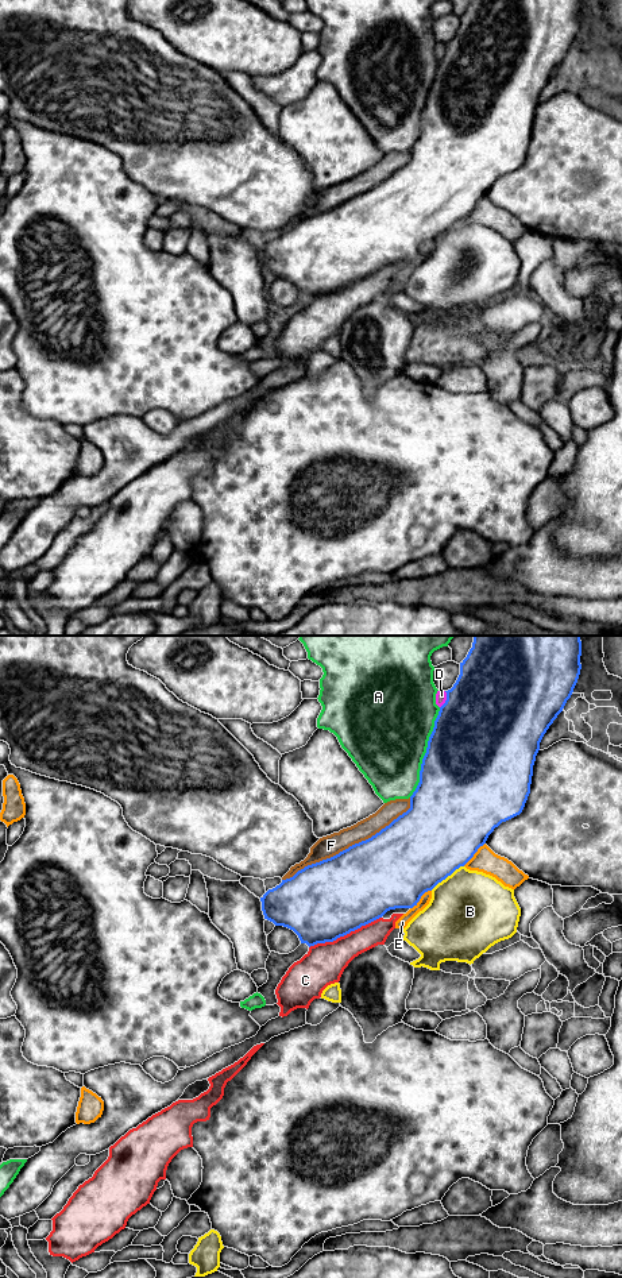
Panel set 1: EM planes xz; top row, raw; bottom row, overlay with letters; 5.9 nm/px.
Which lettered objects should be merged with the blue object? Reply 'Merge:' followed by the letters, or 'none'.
Merge: C

